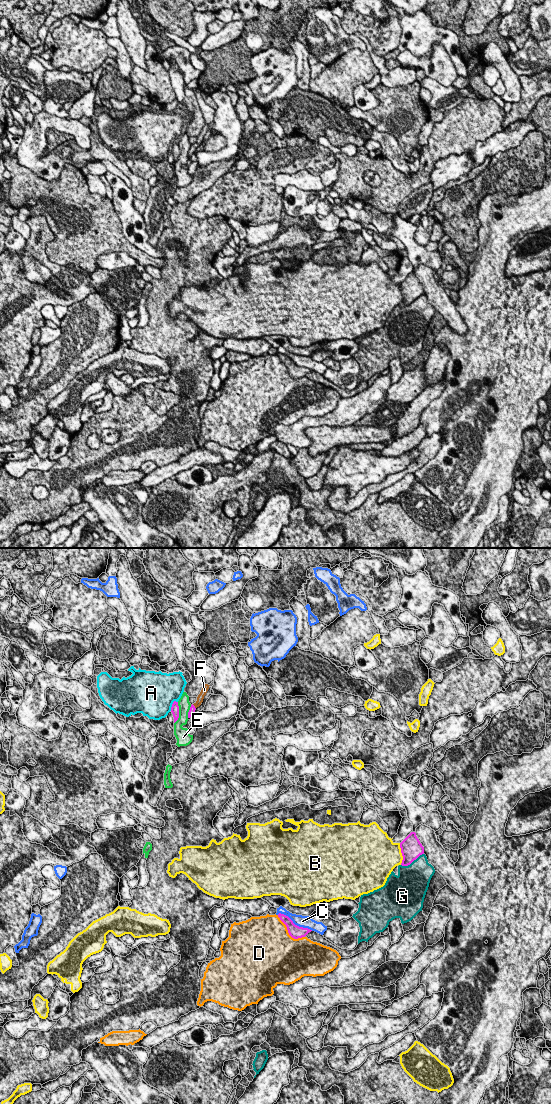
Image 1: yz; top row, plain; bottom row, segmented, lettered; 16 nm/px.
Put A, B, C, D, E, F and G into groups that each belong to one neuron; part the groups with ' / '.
A / B / C / D / E / F / G

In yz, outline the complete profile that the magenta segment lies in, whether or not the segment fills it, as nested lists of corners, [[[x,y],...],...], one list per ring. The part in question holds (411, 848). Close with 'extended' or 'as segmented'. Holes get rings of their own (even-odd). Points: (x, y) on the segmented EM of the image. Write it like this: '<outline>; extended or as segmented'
[[[411,832],[401,843],[403,860],[401,865],[408,866],[420,855],[424,854],[424,847],[420,843],[415,832]]]; as segmented

